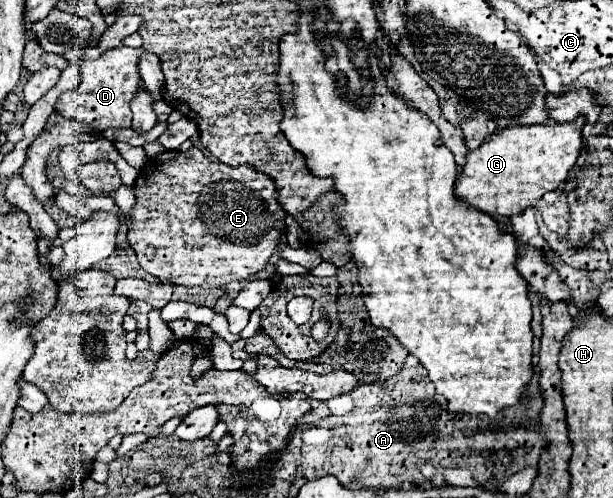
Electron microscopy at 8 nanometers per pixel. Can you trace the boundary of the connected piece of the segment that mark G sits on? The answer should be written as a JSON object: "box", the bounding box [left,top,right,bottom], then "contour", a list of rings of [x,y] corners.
{"box":[455,117,583,217],"contour":[[[583,117],[571,123],[507,127],[495,131],[479,149],[467,153],[467,163],[455,181],[455,197],[493,217],[511,217],[533,207],[547,191],[555,191],[575,165],[583,139]]]}

